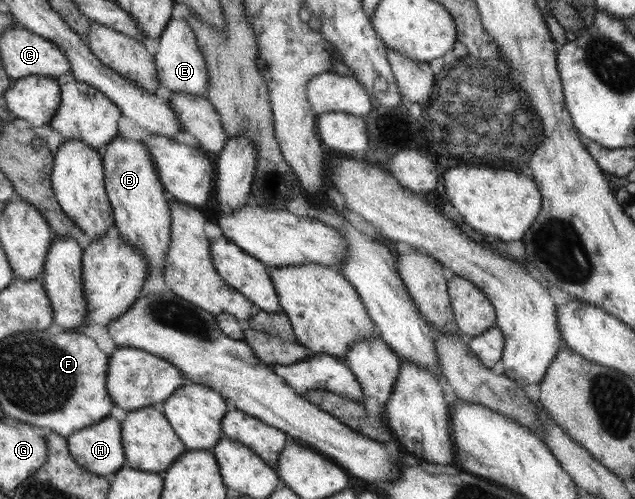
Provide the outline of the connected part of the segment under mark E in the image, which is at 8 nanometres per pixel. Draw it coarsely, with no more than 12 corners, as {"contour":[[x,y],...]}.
{"contour":[[171,18],[156,66],[173,93],[207,96],[210,75],[195,31]]}

